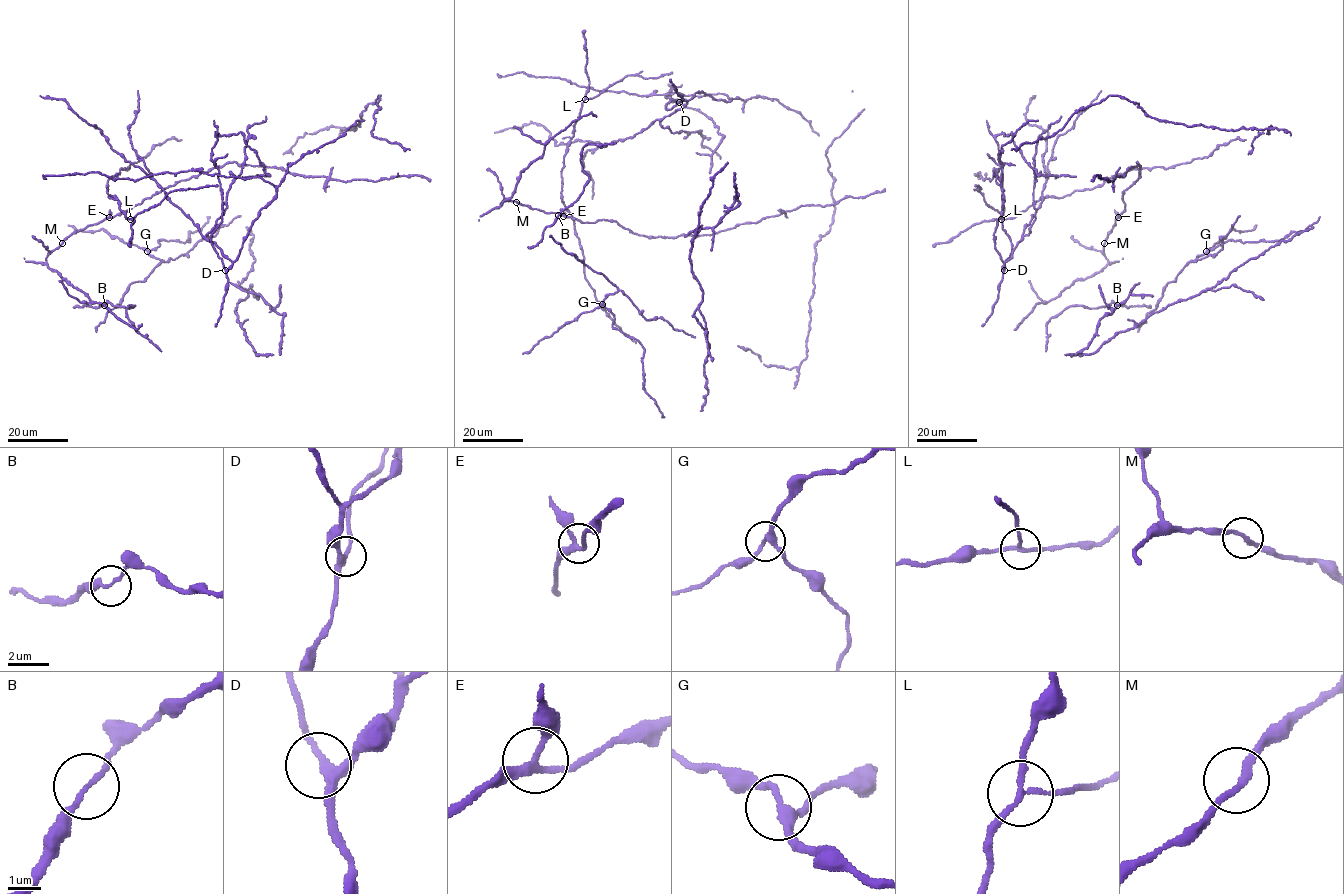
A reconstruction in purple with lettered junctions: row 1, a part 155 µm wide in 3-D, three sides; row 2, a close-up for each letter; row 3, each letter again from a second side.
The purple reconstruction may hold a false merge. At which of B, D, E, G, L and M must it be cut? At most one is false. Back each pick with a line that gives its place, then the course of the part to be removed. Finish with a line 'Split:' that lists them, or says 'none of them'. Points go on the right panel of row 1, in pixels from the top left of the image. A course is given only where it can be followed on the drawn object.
L: Place: (1001, 219). Course of the part to remove: (1001, 219), (1001, 214), (985, 202), (978, 190), (981, 188), (974, 186)
Split: L

